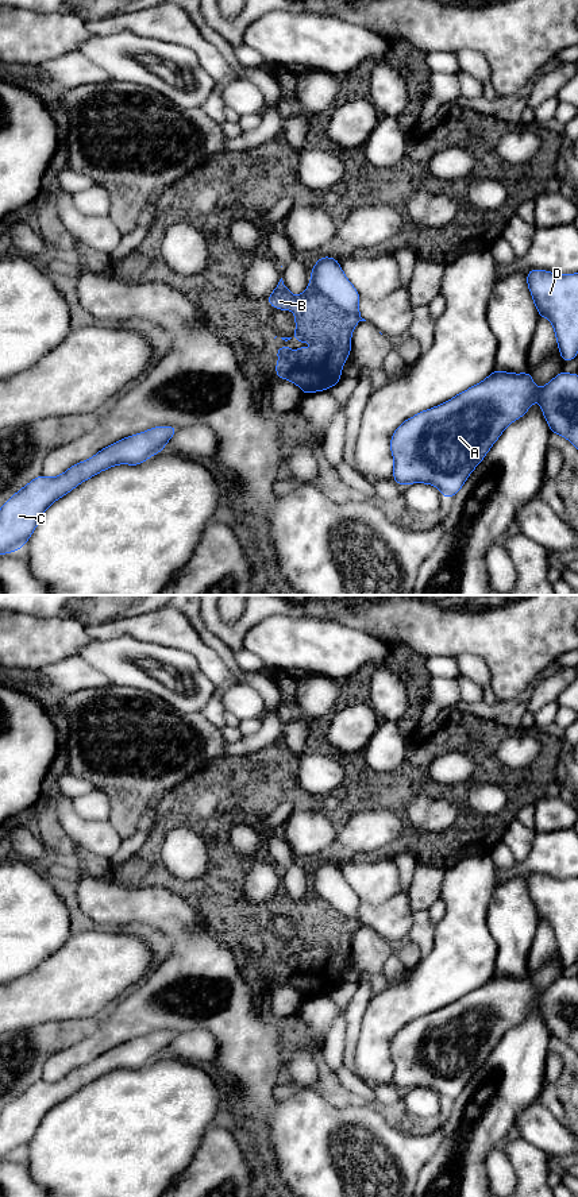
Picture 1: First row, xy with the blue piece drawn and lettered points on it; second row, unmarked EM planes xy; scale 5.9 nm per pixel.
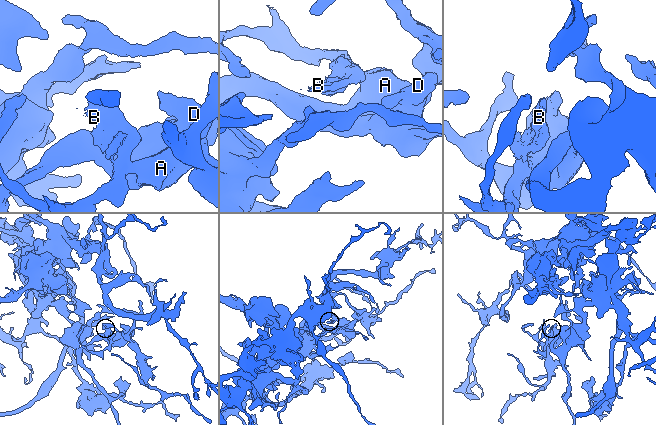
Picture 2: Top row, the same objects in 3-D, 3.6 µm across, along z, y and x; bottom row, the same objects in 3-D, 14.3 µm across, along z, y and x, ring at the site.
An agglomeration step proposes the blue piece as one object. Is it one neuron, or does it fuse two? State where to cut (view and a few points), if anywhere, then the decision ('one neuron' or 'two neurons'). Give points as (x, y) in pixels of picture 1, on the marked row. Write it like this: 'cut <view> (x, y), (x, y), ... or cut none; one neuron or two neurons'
cut xy (311, 280), (320, 292), (358, 320); two neurons

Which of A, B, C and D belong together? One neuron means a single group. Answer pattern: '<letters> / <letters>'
A C D / B

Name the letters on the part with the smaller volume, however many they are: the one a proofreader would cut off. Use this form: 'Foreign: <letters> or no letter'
Foreign: B

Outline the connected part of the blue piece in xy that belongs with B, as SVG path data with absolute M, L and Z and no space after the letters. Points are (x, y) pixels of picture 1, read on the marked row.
M281 278L274 291L266 298L273 305L273 309L294 310L296 332L293 336L297 341L313 341L312 351L309 348L298 348L292 352L288 345L277 350L275 356L281 360L275 364L275 375L296 383L304 394L328 390L335 386L342 379L340 371L352 351L351 333L358 320L320 293L312 281L304 293L294 297Z

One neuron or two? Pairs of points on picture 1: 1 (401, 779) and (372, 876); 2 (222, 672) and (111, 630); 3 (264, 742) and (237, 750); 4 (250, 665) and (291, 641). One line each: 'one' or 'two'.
1: two
2: one
3: one
4: two

